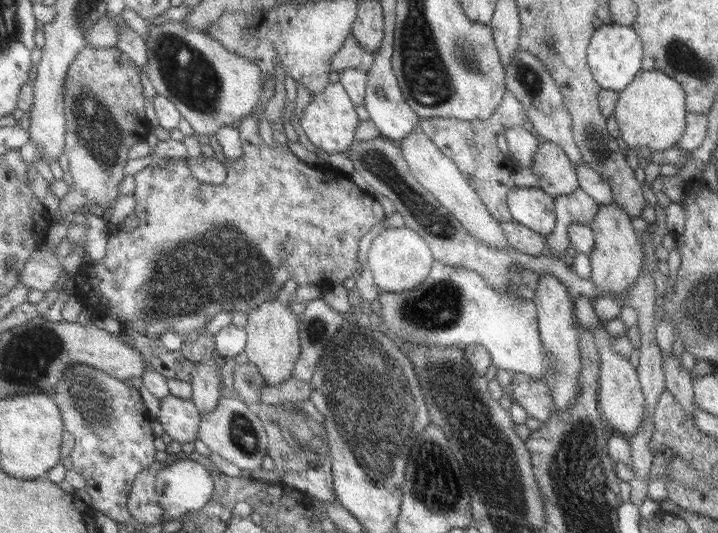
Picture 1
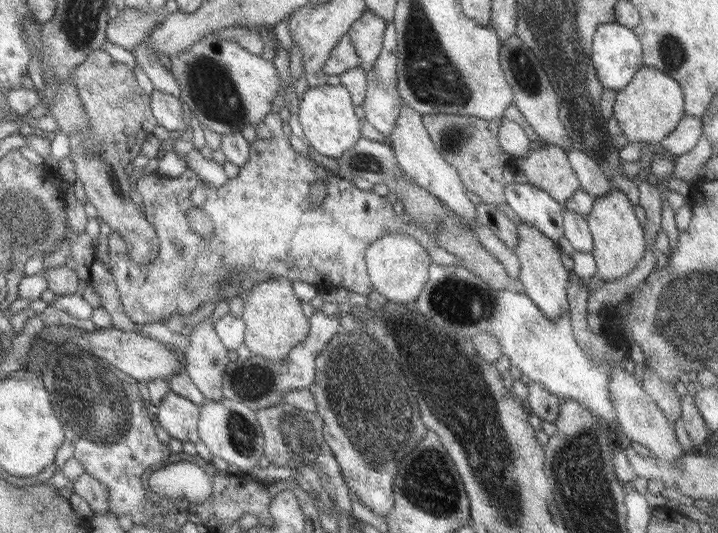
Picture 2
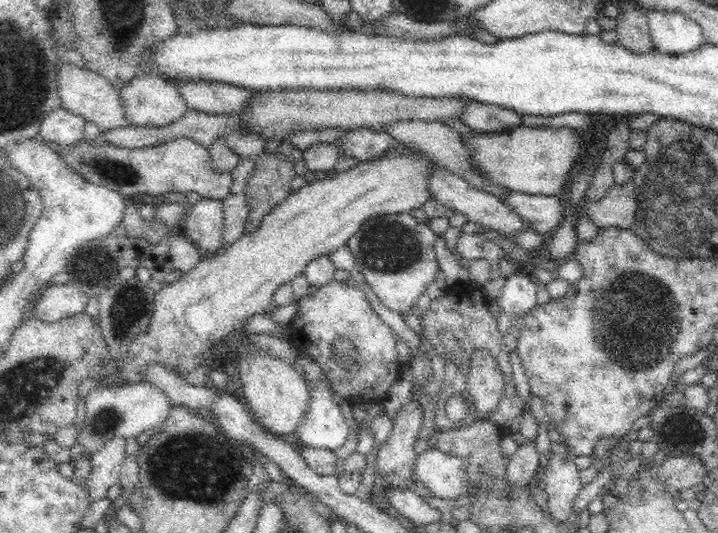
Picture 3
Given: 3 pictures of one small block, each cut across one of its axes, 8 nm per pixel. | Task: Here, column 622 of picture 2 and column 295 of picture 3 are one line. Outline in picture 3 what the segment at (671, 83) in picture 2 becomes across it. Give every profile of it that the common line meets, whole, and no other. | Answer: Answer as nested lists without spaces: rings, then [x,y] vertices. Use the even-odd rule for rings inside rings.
[[[266,88],[266,90],[254,90],[252,91],[252,96],[250,96],[250,100],[238,110],[238,112],[232,112],[228,114],[232,116],[234,119],[234,127],[240,131],[240,133],[250,133],[250,135],[258,135],[258,137],[262,137],[264,139],[264,144],[269,140],[278,140],[279,143],[281,141],[286,142],[290,137],[294,137],[296,133],[300,131],[317,131],[324,129],[340,129],[340,131],[344,131],[345,133],[350,131],[357,131],[360,129],[368,129],[374,132],[385,131],[391,124],[397,123],[398,121],[418,121],[418,122],[428,122],[428,123],[442,123],[442,125],[447,124],[449,120],[455,121],[460,119],[461,114],[467,109],[467,106],[470,103],[473,103],[477,100],[471,100],[471,98],[467,98],[467,96],[444,96],[444,98],[432,98],[431,96],[406,96],[402,94],[399,90],[392,90],[391,88],[370,88],[370,90],[358,90],[357,88],[340,88],[340,90],[330,90],[329,88],[276,88],[276,90],[270,90]]]

